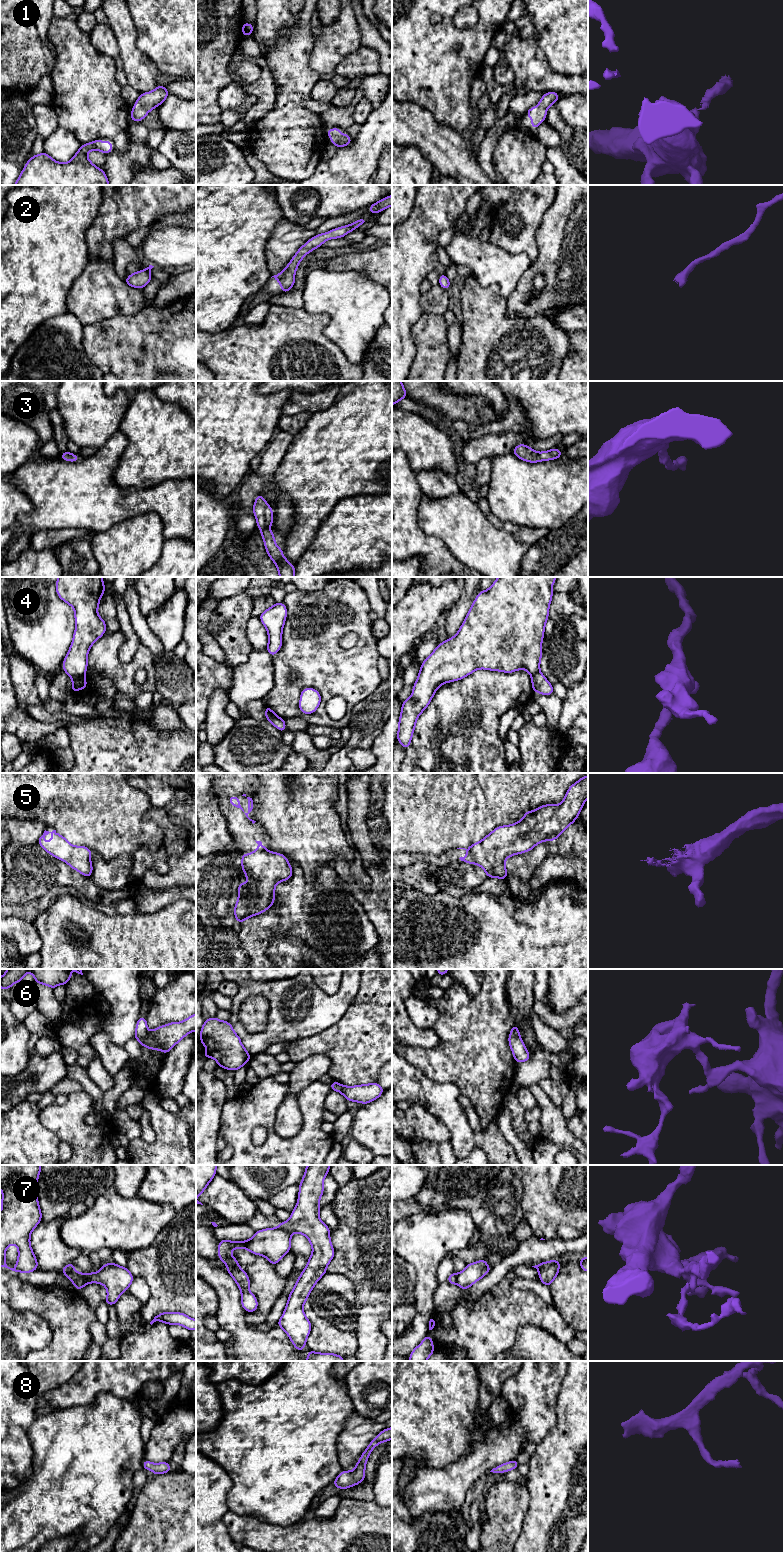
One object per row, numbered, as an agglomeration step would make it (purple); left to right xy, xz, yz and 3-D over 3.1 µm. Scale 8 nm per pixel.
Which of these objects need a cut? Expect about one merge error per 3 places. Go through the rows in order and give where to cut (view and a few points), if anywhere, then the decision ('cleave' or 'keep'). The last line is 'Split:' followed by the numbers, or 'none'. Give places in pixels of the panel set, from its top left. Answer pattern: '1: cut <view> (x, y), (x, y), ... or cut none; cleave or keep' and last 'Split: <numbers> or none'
1: cut none; keep
2: cut none; keep
3: cut none; keep
4: cut xy (84, 674), (72, 679); cleave
5: cut none; keep
6: cut xy (149, 1032), (139, 1041); cleave
7: cut xz (278, 1227), (291, 1233); cleave
8: cut none; keep
Split: 4, 6, 7

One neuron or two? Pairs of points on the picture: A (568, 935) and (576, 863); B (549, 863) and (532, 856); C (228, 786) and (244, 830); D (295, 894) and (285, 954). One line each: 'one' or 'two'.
A: two
B: two
C: one
D: two

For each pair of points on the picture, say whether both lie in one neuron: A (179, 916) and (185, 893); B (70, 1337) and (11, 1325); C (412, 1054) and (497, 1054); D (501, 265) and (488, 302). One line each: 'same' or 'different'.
A: different
B: different
C: same
D: different

